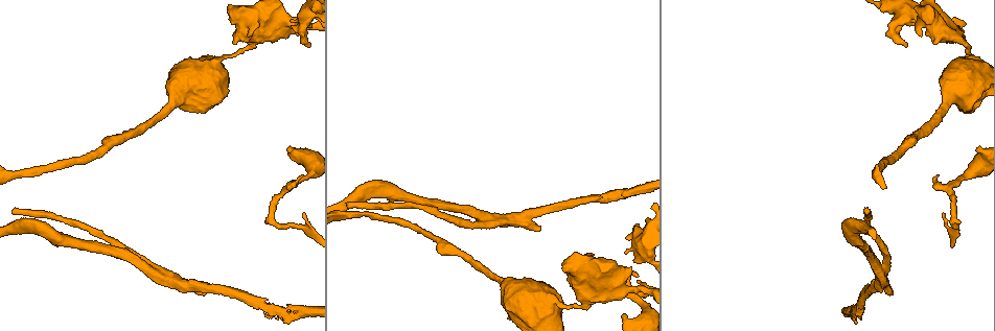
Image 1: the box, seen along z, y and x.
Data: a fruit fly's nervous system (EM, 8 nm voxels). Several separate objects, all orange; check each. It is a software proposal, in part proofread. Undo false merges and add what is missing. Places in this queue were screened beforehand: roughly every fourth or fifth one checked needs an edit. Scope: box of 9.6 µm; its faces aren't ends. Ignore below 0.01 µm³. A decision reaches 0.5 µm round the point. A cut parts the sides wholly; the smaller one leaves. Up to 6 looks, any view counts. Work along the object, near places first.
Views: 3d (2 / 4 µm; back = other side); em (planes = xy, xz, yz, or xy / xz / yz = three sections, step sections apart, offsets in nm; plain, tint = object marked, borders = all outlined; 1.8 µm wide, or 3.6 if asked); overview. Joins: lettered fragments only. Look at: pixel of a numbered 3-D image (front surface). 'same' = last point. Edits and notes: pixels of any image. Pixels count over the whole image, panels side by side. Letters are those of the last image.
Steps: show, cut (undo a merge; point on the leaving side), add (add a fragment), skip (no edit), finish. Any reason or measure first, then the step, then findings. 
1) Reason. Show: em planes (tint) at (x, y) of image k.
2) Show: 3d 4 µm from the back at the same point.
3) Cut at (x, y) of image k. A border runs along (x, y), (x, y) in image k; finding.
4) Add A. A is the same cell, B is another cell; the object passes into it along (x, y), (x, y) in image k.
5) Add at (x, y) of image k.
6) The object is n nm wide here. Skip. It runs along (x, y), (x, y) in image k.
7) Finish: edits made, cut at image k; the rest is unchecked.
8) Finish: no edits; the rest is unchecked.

Side arm on a straight run. Show: em 3.6 µm planes (tint) at (876, 268) of image 1.

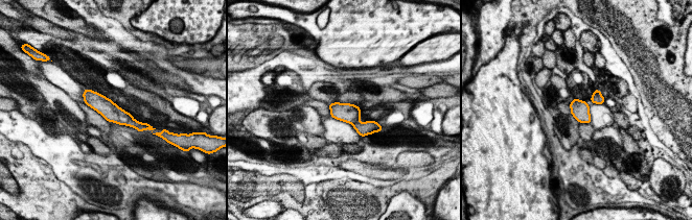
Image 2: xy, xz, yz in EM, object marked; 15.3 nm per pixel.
Show: em 3.6 µm planes (borders) at the same point.

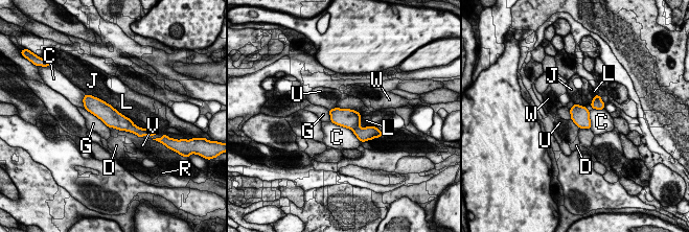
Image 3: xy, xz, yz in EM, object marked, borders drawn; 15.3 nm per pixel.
Cut at (363, 134) of image 3. C, D, G, J, L, R, U, V and W are other cells; a border runs along (359, 125), (352, 130) in image 3; a second cell is stuck on.

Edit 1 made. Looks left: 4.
Show: overview.

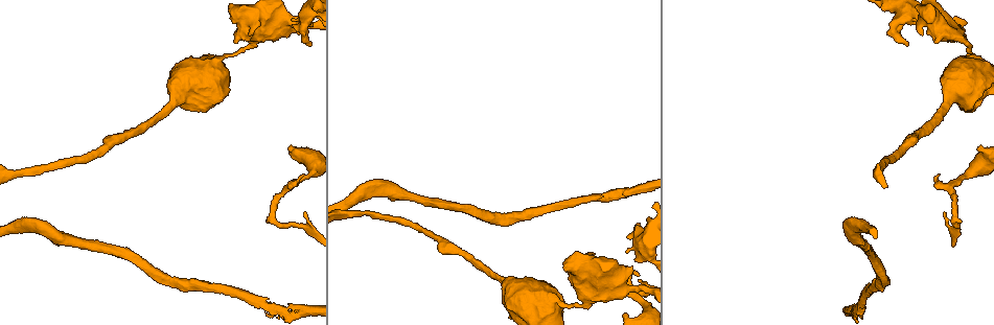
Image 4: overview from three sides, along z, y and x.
Calibre changes. Show: em 3.6 µm planes (plain) at (552, 300) of image 4.

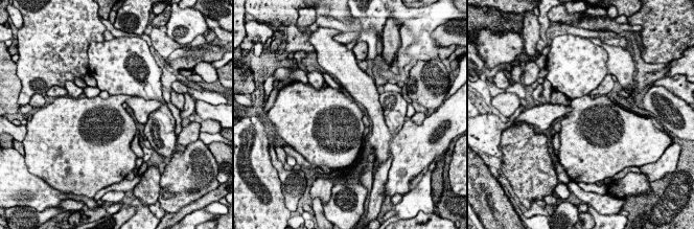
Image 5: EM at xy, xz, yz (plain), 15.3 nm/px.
Show: em 3.6 µm planes (borders) at the same point.

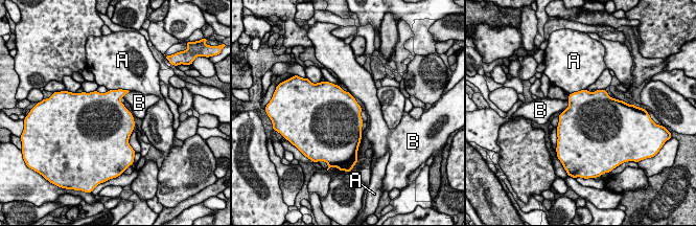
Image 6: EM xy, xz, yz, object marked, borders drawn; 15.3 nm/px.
Skip. A and B are other cells; a border runs along (567, 99), (569, 105), (563, 110) in image 6; one cell here.

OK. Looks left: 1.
Finish: edits made, cut at image 3; the rest is unchecked.

